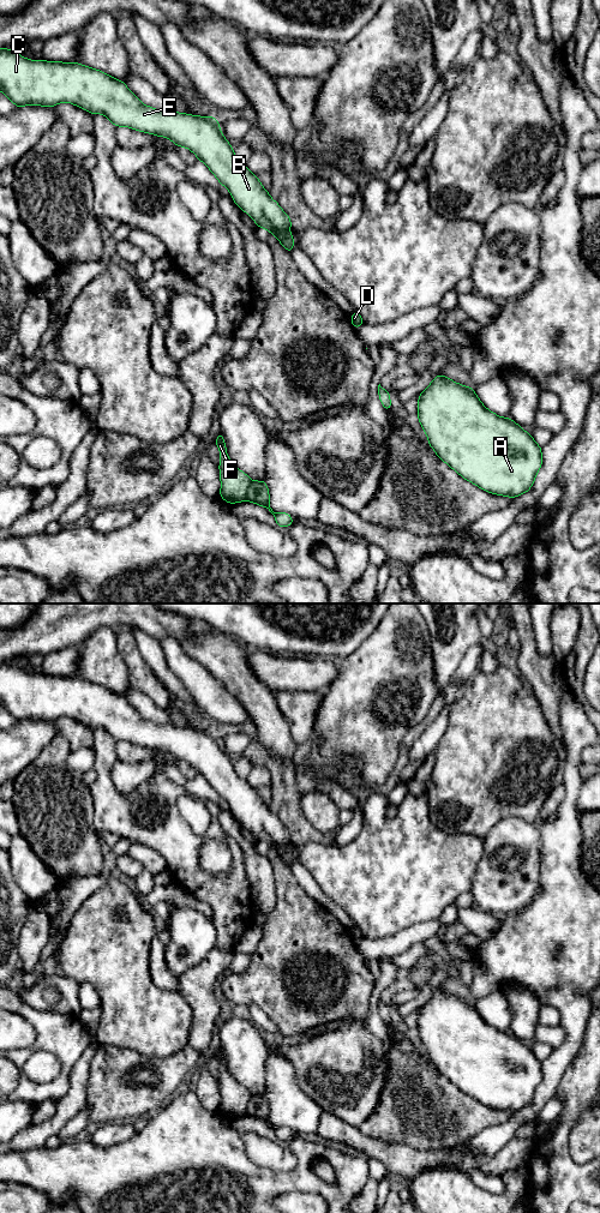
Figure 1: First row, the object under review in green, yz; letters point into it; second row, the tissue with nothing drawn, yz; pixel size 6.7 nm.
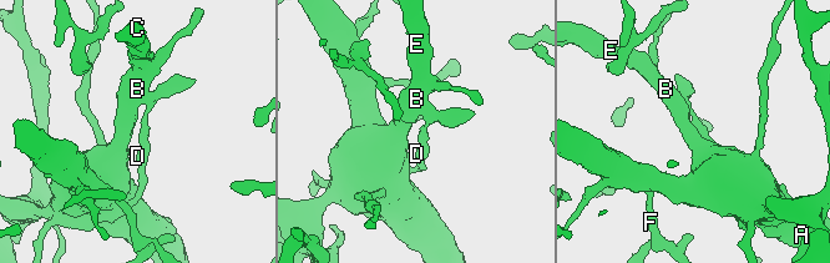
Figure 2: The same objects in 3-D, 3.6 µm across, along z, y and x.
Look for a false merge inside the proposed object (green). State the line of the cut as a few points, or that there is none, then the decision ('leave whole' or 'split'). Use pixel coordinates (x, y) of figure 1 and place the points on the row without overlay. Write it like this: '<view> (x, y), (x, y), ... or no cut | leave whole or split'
yz (252, 1096), (246, 1112) | split

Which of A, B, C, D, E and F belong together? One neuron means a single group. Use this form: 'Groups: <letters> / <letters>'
Groups: A B C E F / D

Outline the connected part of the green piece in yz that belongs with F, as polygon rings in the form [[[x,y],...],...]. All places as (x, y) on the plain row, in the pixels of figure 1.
[[[222,1046],[218,1047],[215,1058],[220,1064],[220,1111],[229,1118],[245,1116],[252,1094],[229,1074]]]

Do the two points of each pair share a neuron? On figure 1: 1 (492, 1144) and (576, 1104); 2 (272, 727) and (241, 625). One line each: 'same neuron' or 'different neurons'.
1: different neurons
2: different neurons

